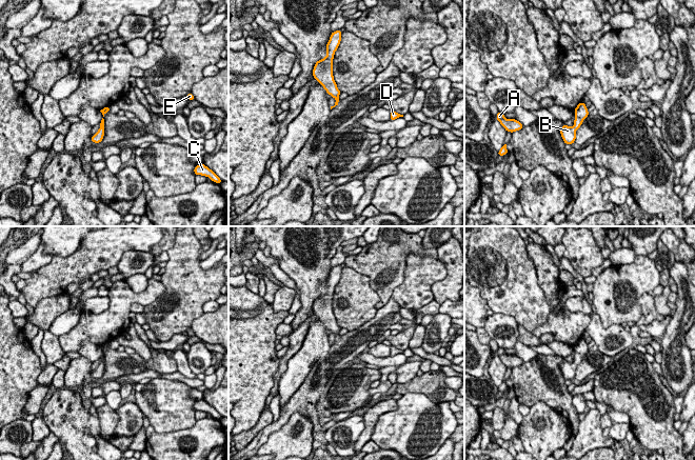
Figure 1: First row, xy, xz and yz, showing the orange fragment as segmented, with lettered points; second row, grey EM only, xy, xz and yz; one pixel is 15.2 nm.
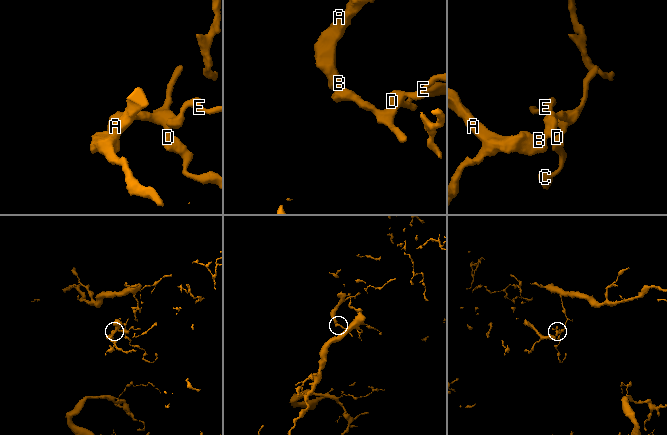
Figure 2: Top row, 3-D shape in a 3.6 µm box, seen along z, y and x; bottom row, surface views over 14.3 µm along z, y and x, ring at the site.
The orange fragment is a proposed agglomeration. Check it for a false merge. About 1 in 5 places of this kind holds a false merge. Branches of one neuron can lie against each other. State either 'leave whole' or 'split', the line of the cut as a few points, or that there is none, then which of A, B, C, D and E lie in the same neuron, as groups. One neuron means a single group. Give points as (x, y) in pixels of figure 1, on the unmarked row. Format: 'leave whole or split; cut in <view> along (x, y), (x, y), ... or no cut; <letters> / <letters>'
leave whole; no cut; A B C D E

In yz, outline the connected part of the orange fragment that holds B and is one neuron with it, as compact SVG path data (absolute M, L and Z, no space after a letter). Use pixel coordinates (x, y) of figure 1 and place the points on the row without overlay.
M580 338L577 343L574 345L575 356L574 362L568 362L563 360L560 364L560 371L563 375L564 380L573 380L576 376L576 366L581 362L583 356L589 352L588 343L585 339Z

